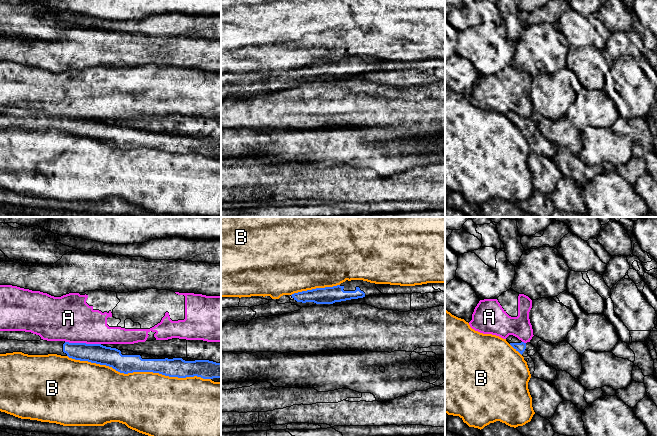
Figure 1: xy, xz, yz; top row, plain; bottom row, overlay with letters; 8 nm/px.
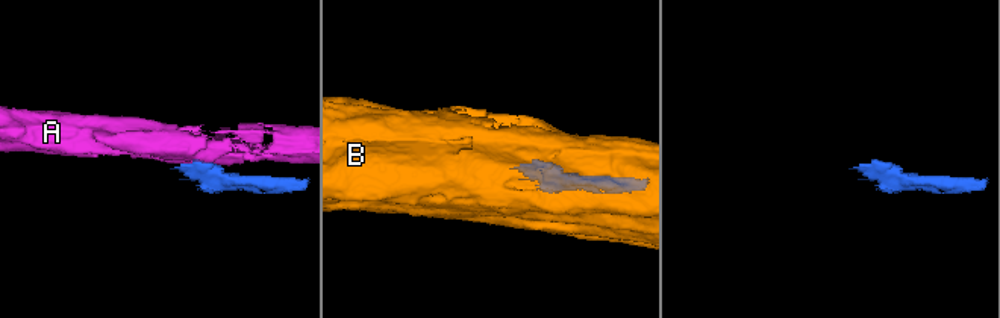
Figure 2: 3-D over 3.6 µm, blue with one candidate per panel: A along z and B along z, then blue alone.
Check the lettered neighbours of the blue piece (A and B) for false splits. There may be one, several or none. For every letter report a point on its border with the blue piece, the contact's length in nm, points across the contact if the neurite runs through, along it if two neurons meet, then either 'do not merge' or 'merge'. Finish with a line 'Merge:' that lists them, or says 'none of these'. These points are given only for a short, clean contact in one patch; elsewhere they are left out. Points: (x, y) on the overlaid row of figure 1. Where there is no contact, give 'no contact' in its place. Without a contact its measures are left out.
A: xy (83, 343) | 280 nm | along xy (65, 341), (100, 344) | do not merge
B: xy (139, 371) | 1150 nm | do not merge
Merge: none of these

